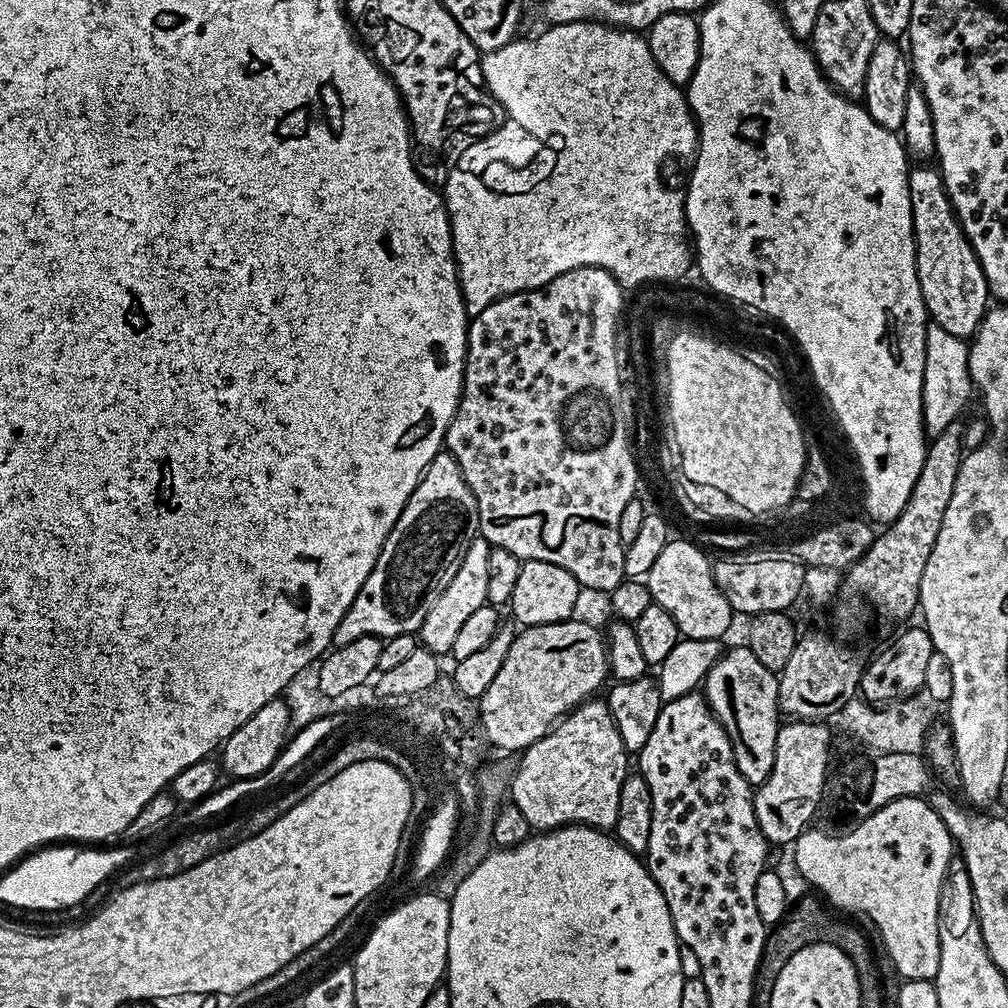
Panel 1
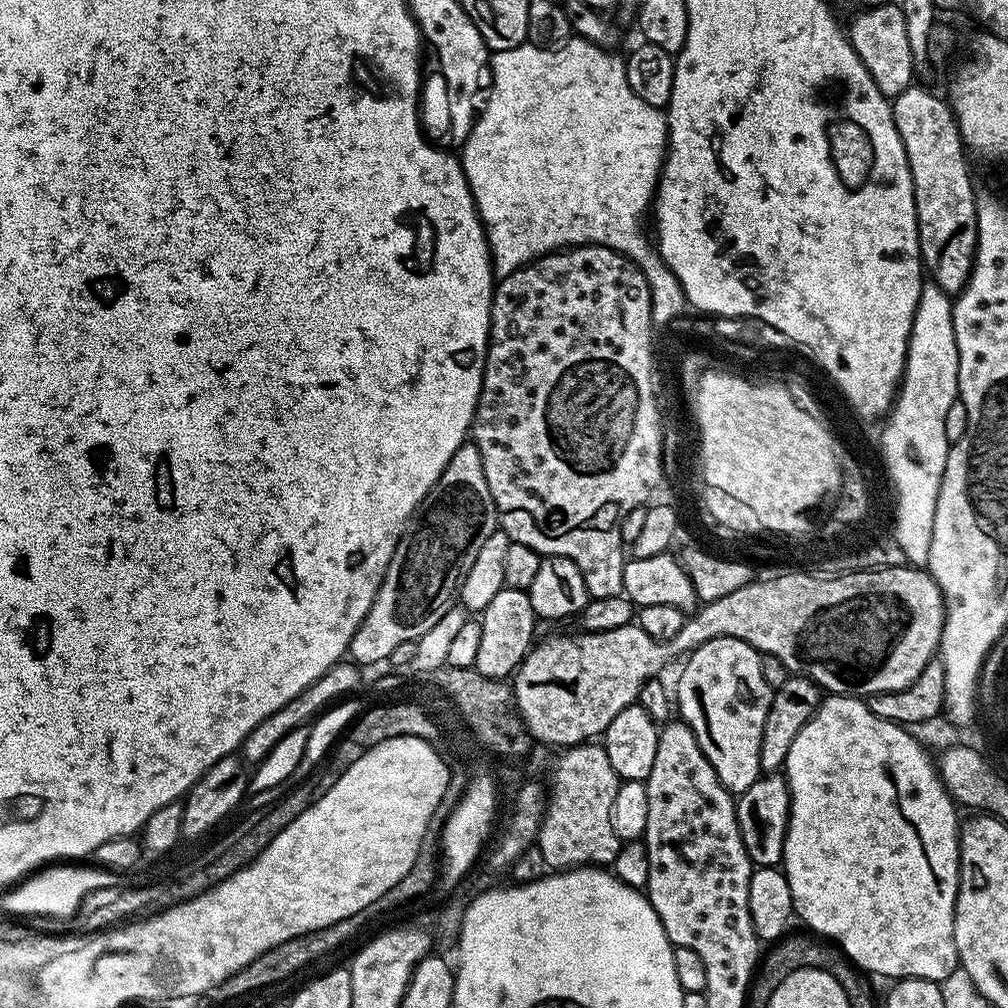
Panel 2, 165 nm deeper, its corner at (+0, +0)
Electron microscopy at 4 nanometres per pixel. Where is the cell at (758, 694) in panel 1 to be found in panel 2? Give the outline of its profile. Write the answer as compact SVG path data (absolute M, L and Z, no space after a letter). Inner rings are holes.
M714 638L687 653L683 661L684 669L676 680L676 692L674 688L674 704L678 709L678 716L680 712L679 719L690 726L690 730L698 738L698 746L702 746L702 754L706 754L710 766L714 766L722 786L726 786L733 794L742 793L754 786L754 782L762 775L762 730L766 726L766 714L770 710L774 689L768 685L766 678L762 678L760 657L761 653L738 638Z

